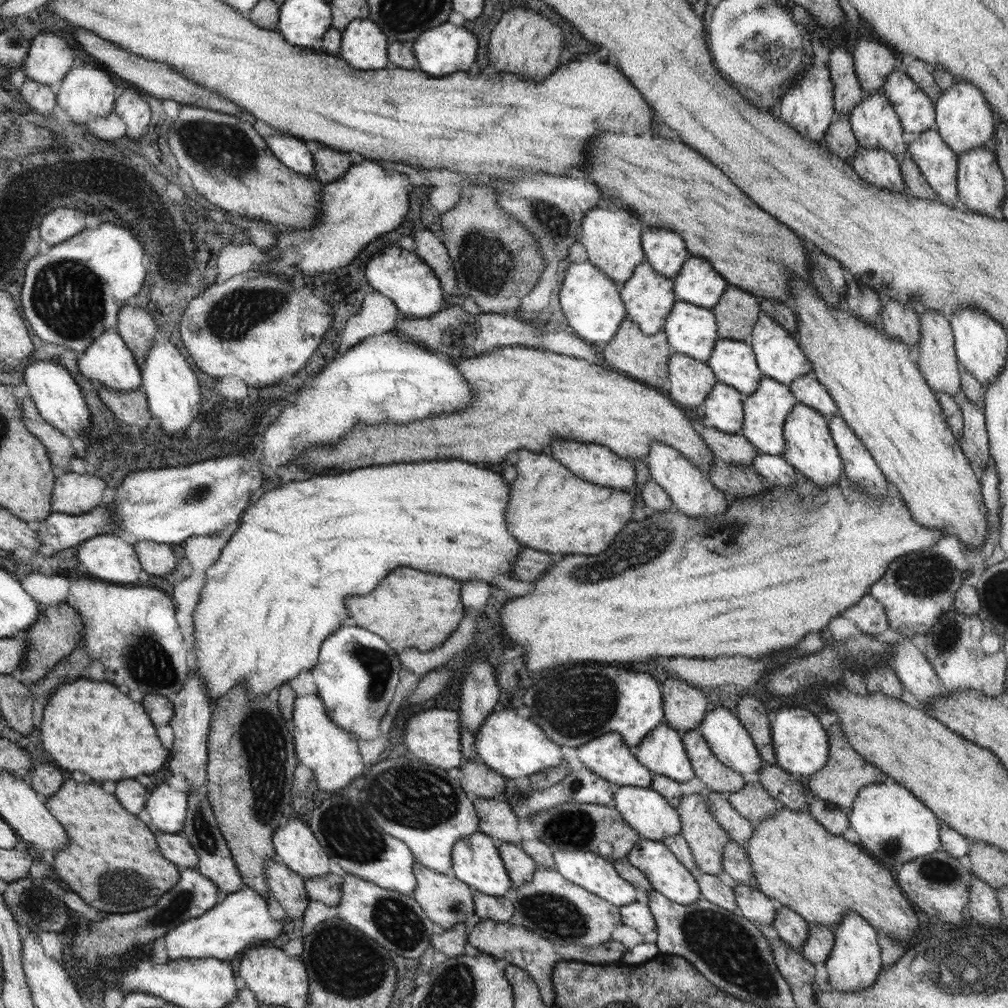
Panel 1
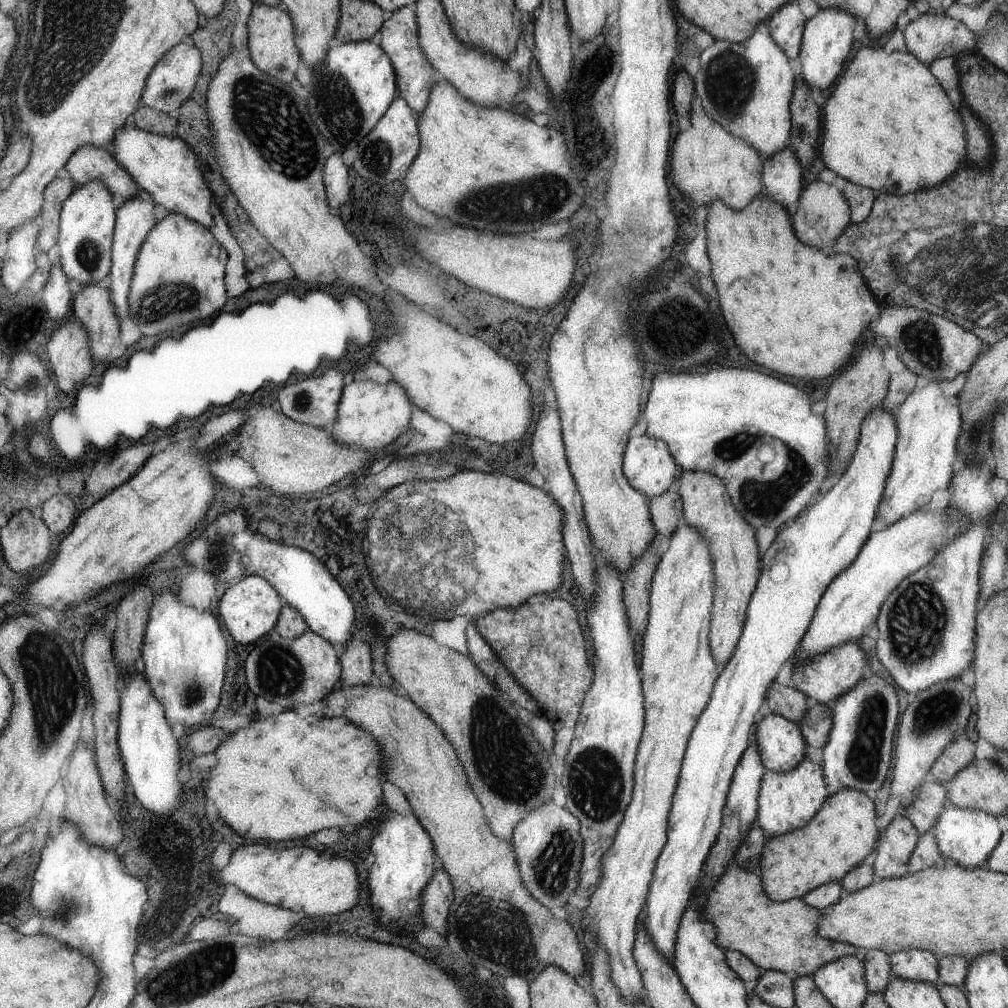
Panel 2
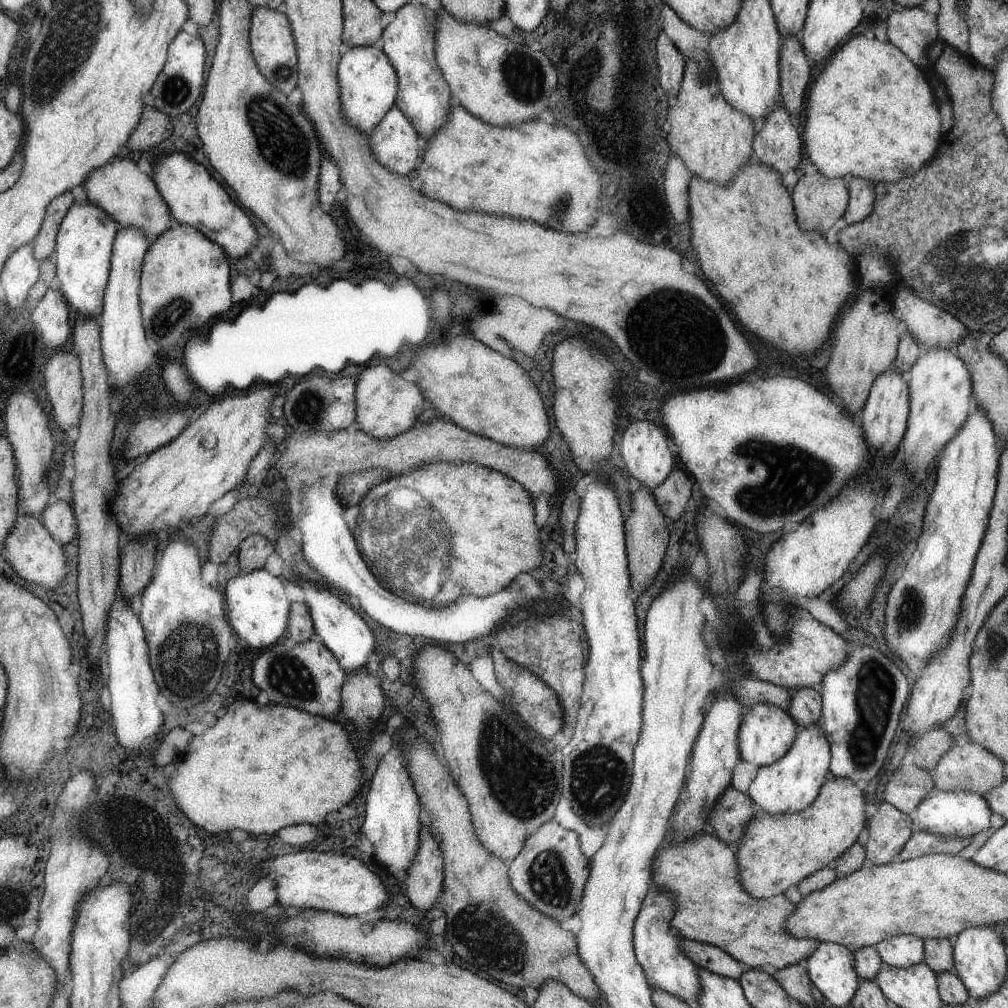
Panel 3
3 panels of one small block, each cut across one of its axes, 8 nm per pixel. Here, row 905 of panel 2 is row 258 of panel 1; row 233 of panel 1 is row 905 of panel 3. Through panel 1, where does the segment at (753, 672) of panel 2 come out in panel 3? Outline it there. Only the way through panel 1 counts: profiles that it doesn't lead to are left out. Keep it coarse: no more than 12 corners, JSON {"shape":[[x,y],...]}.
{"shape":[[652,884],[633,930],[653,988],[695,1004],[697,965],[670,926],[678,902]]}

